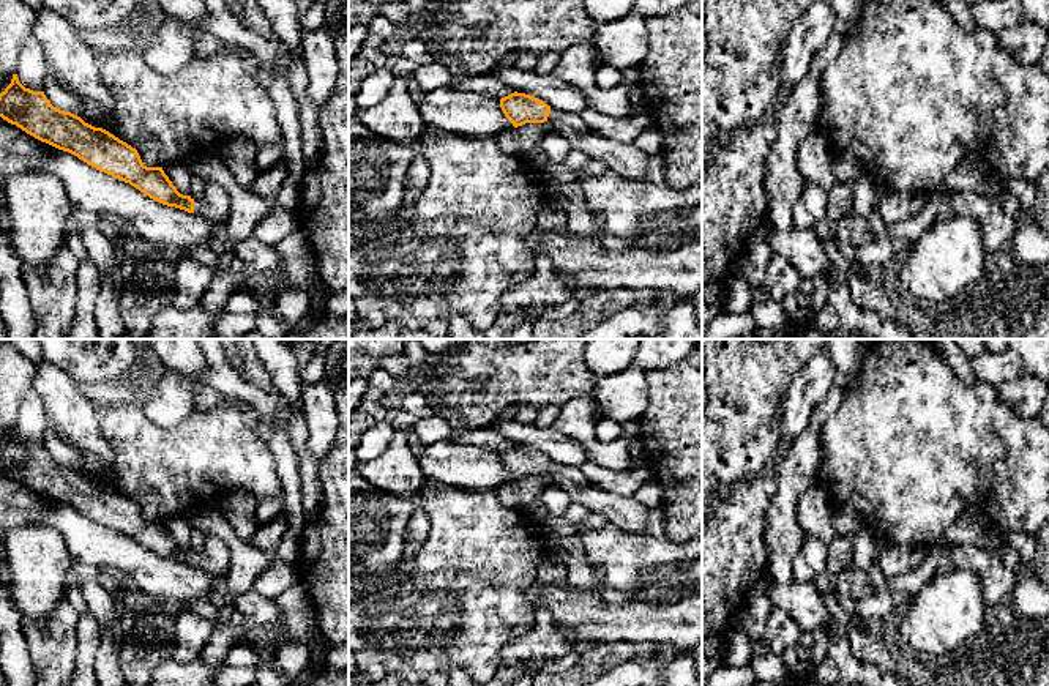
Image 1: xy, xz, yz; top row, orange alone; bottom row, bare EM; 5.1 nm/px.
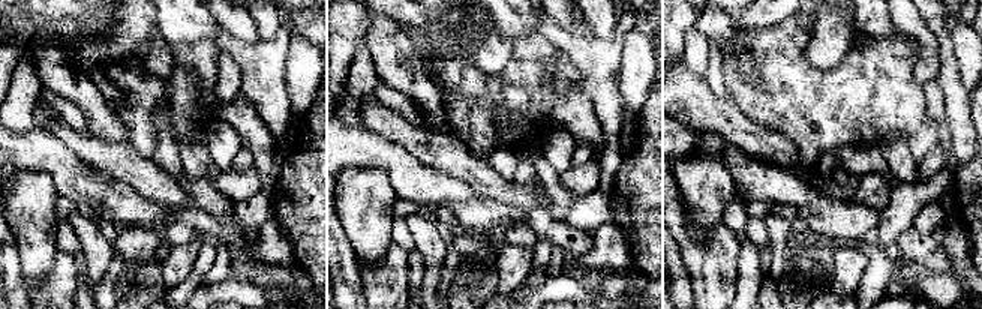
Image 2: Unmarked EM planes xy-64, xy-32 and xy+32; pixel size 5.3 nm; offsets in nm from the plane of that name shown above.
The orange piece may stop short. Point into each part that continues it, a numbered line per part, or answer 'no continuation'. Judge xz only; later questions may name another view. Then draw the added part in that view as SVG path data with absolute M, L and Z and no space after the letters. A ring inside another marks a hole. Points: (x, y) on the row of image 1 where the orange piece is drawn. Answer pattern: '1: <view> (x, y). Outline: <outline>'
1: xz (625, 158). Outline: M551 109L547 117L552 132L563 136L573 148L590 159L603 161L609 170L631 180L645 180L648 155L636 142L620 142L603 137L587 128L582 117L573 112Z

